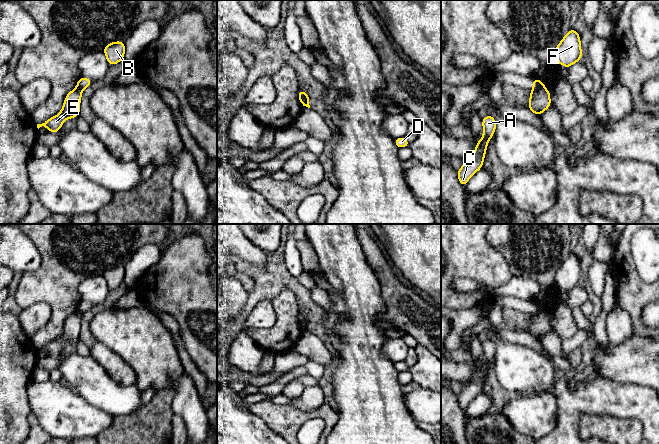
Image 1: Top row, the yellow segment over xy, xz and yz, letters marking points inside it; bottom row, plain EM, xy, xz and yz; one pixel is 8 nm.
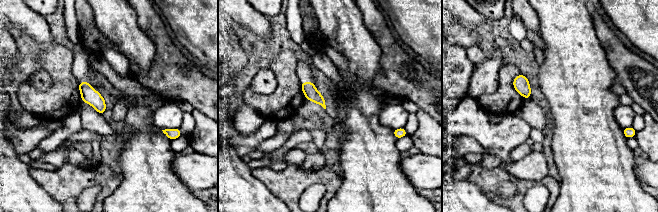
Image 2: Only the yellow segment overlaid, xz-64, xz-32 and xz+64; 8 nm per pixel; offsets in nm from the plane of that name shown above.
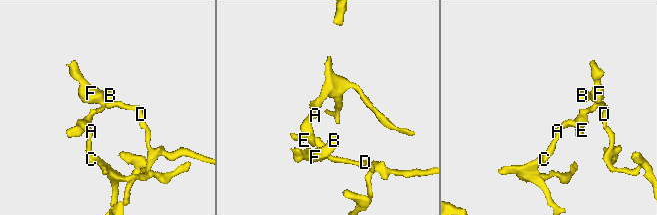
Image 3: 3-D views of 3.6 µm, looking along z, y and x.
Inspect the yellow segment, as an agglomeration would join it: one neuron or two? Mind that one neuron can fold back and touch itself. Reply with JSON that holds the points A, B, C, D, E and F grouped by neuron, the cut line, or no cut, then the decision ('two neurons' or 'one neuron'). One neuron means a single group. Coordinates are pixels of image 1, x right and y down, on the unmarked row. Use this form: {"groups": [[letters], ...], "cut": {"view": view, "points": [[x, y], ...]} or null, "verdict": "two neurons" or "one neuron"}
{"groups": [["A", "C", "E"], ["B", "D", "F"]], "cut": {"view": "yz", "points": [[543, 310], [532, 313]]}, "verdict": "two neurons"}

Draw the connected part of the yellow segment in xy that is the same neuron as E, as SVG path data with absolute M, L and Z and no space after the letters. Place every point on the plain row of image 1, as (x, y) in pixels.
M77 311L73 313L66 319L63 332L60 337L42 348L37 348L37 352L39 353L44 350L49 353L49 356L57 357L66 343L79 340L81 320L81 313Z

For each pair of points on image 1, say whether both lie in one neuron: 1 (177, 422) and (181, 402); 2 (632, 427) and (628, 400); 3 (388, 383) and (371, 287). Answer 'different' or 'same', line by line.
1: different
2: different
3: same

